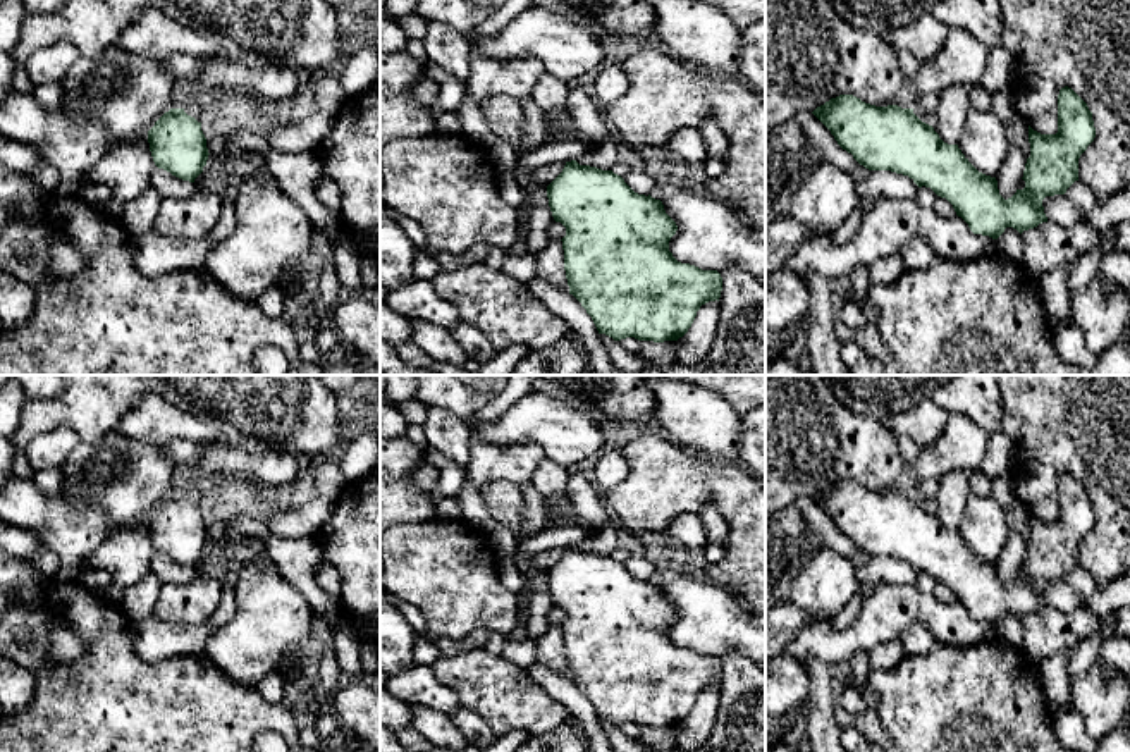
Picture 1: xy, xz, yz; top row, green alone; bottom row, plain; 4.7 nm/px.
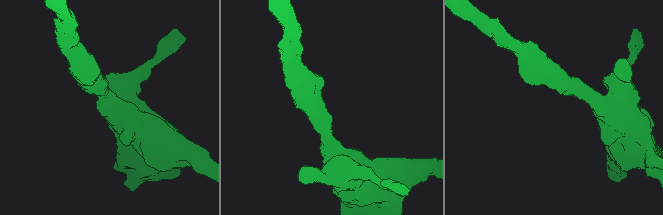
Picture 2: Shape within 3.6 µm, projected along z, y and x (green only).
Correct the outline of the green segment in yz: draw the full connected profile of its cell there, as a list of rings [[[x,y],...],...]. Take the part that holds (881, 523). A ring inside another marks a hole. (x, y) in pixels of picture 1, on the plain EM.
[[[1068,472],[1058,480],[1058,518],[1041,520],[1029,511],[1030,542],[1027,544],[1025,573],[1004,585],[996,563],[979,558],[961,539],[958,530],[944,528],[932,511],[922,508],[913,494],[898,490],[875,492],[853,480],[839,480],[812,497],[834,521],[838,530],[869,556],[891,556],[908,561],[918,573],[930,573],[946,583],[958,602],[973,619],[998,625],[1006,613],[1023,616],[1047,607],[1042,585],[1065,580],[1078,566],[1078,544],[1096,523],[1092,497],[1087,489]]]

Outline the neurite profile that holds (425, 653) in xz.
[[[416,635],[415,645],[413,645],[413,663],[428,666],[440,657],[442,654],[439,652],[437,645],[420,635]]]

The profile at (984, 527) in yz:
[[[972,494],[958,533],[979,558],[996,563],[1008,542],[1010,527],[1004,511],[992,497]]]

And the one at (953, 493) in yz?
[[[953,470],[939,478],[932,513],[944,528],[958,530],[970,496],[967,470]]]

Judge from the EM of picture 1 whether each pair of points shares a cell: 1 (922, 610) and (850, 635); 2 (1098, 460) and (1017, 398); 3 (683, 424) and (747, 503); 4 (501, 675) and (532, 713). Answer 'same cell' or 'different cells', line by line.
1: same cell
2: same cell
3: different cells
4: same cell

